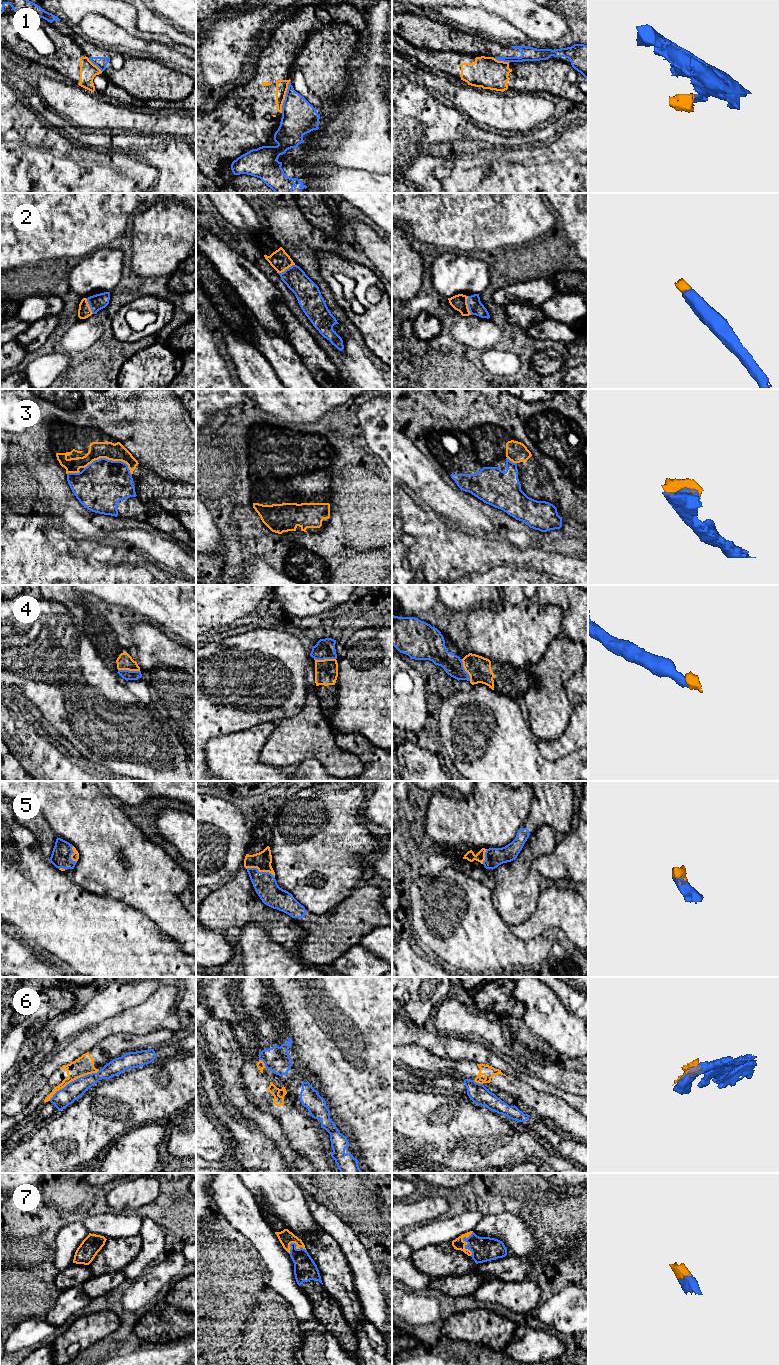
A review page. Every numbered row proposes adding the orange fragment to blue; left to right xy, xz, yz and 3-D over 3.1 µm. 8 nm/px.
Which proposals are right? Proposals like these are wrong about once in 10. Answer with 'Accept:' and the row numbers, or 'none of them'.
Accept: 2, 4, 5, 7

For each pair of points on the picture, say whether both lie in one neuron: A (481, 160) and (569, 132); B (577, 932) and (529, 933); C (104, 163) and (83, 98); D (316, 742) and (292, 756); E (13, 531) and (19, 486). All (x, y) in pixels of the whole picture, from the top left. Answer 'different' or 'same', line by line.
A: same
B: same
C: different
D: same
E: different

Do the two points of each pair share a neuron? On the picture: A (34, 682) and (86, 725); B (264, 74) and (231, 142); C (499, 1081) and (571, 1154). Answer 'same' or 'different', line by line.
A: same
B: same
C: different

